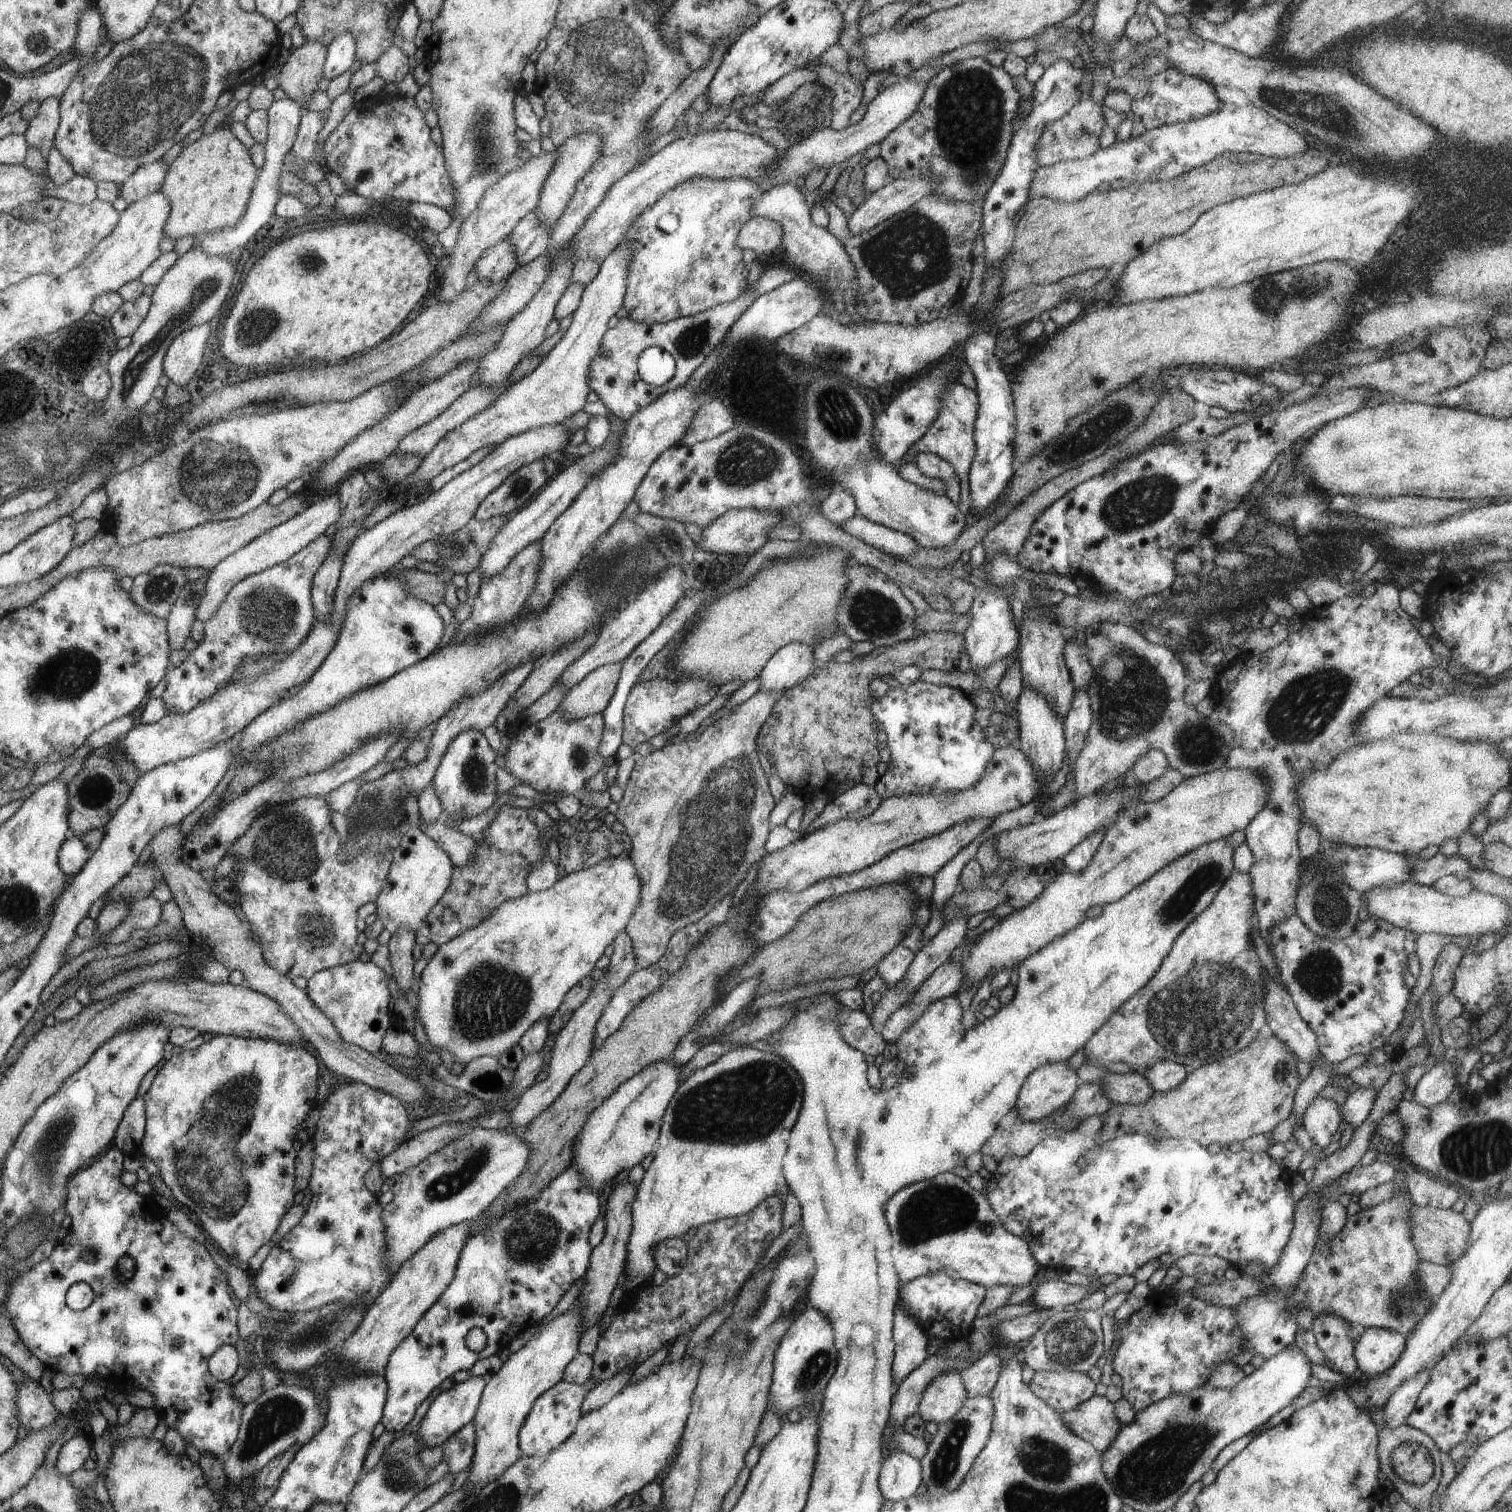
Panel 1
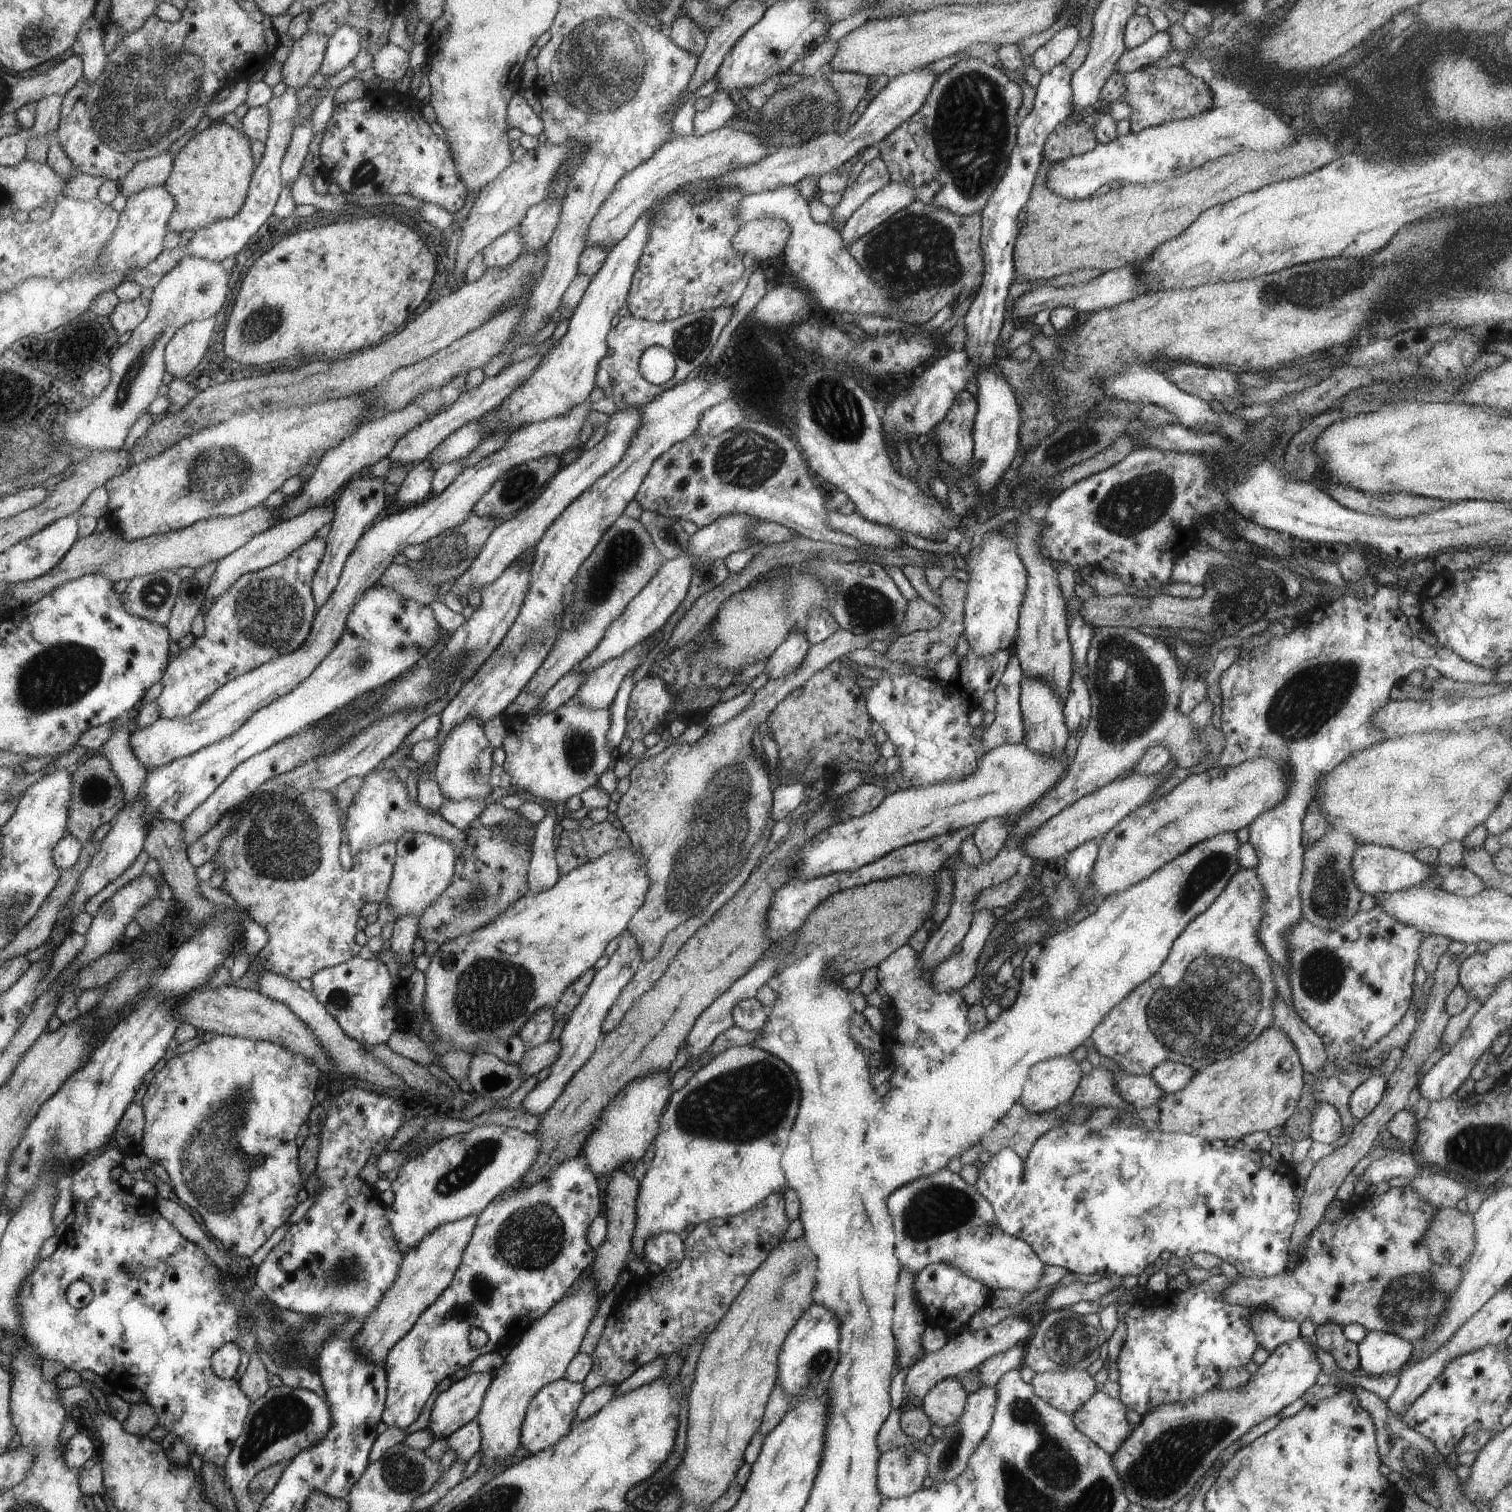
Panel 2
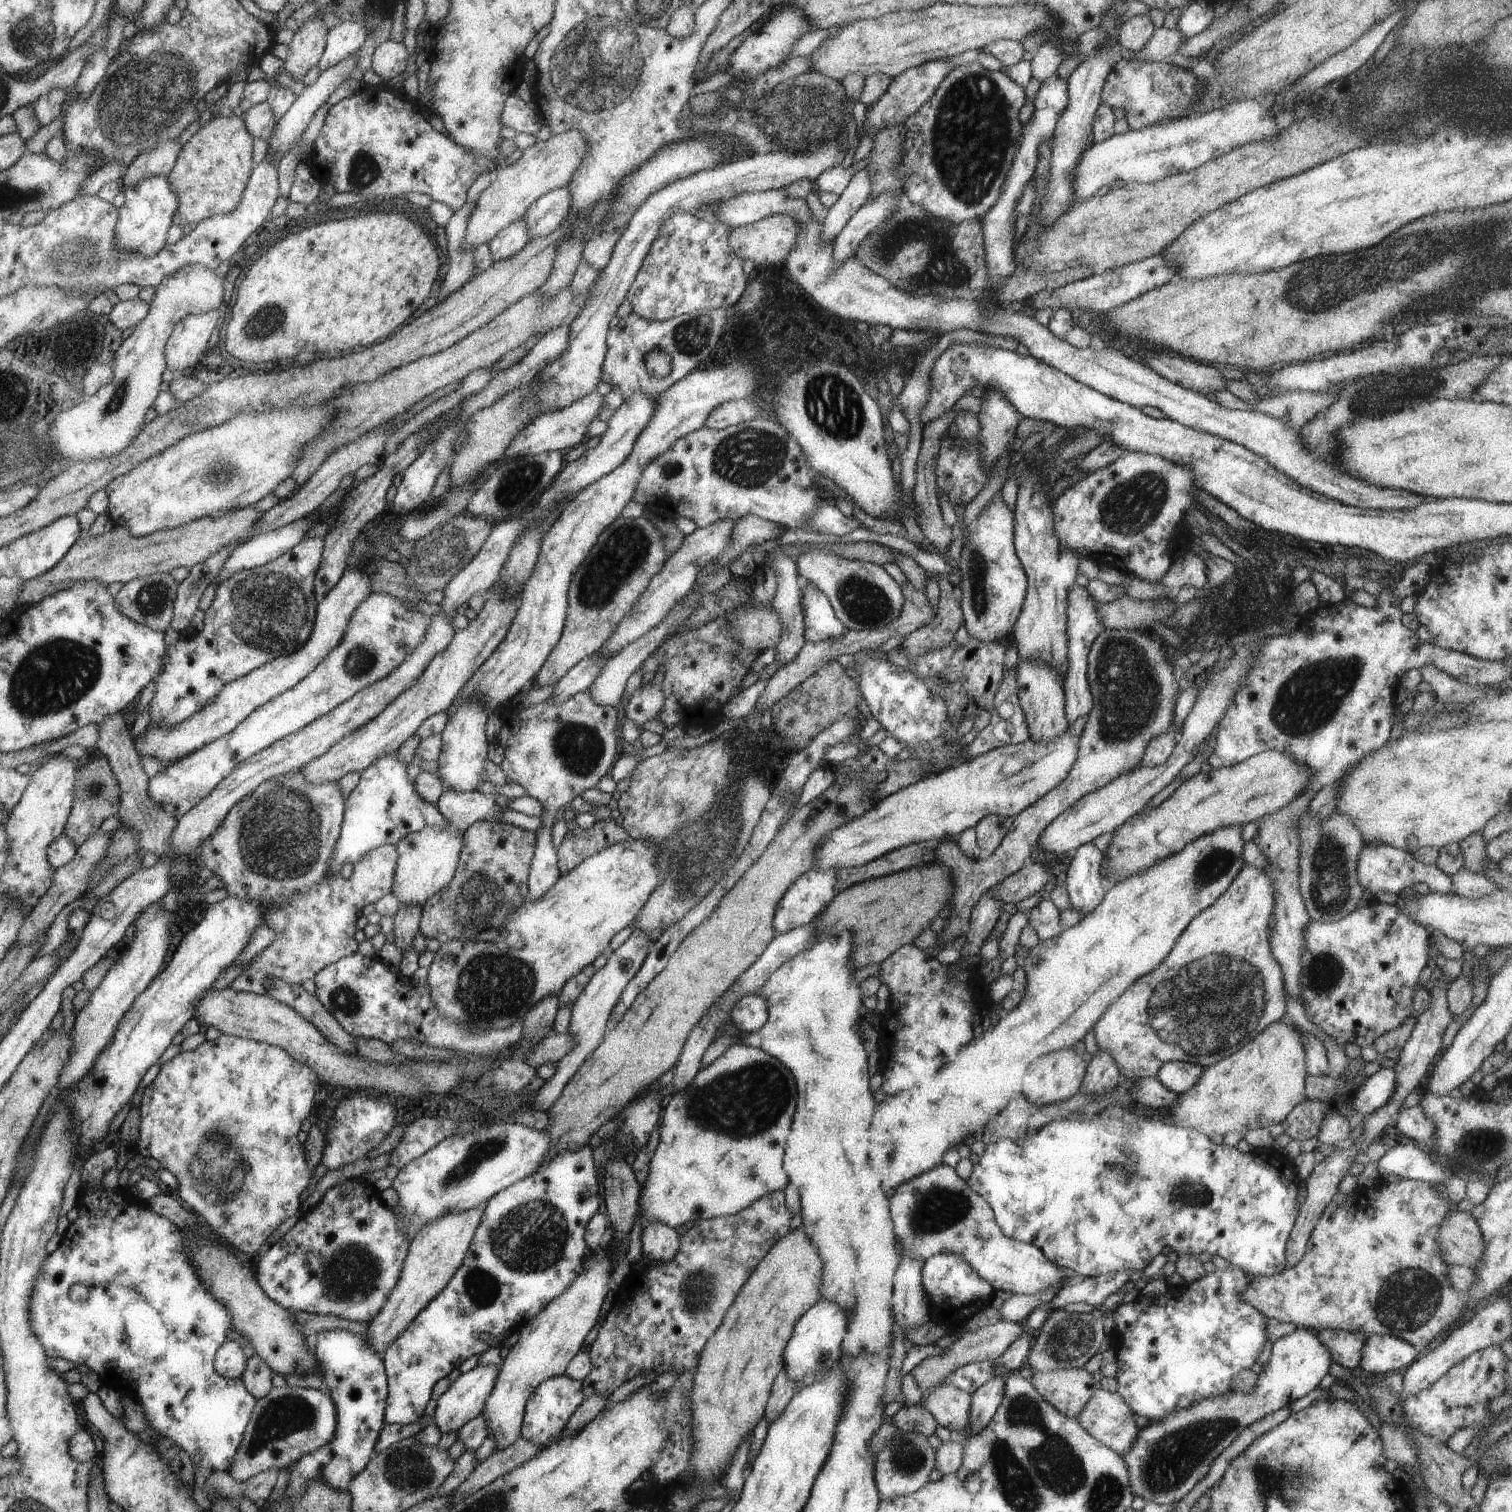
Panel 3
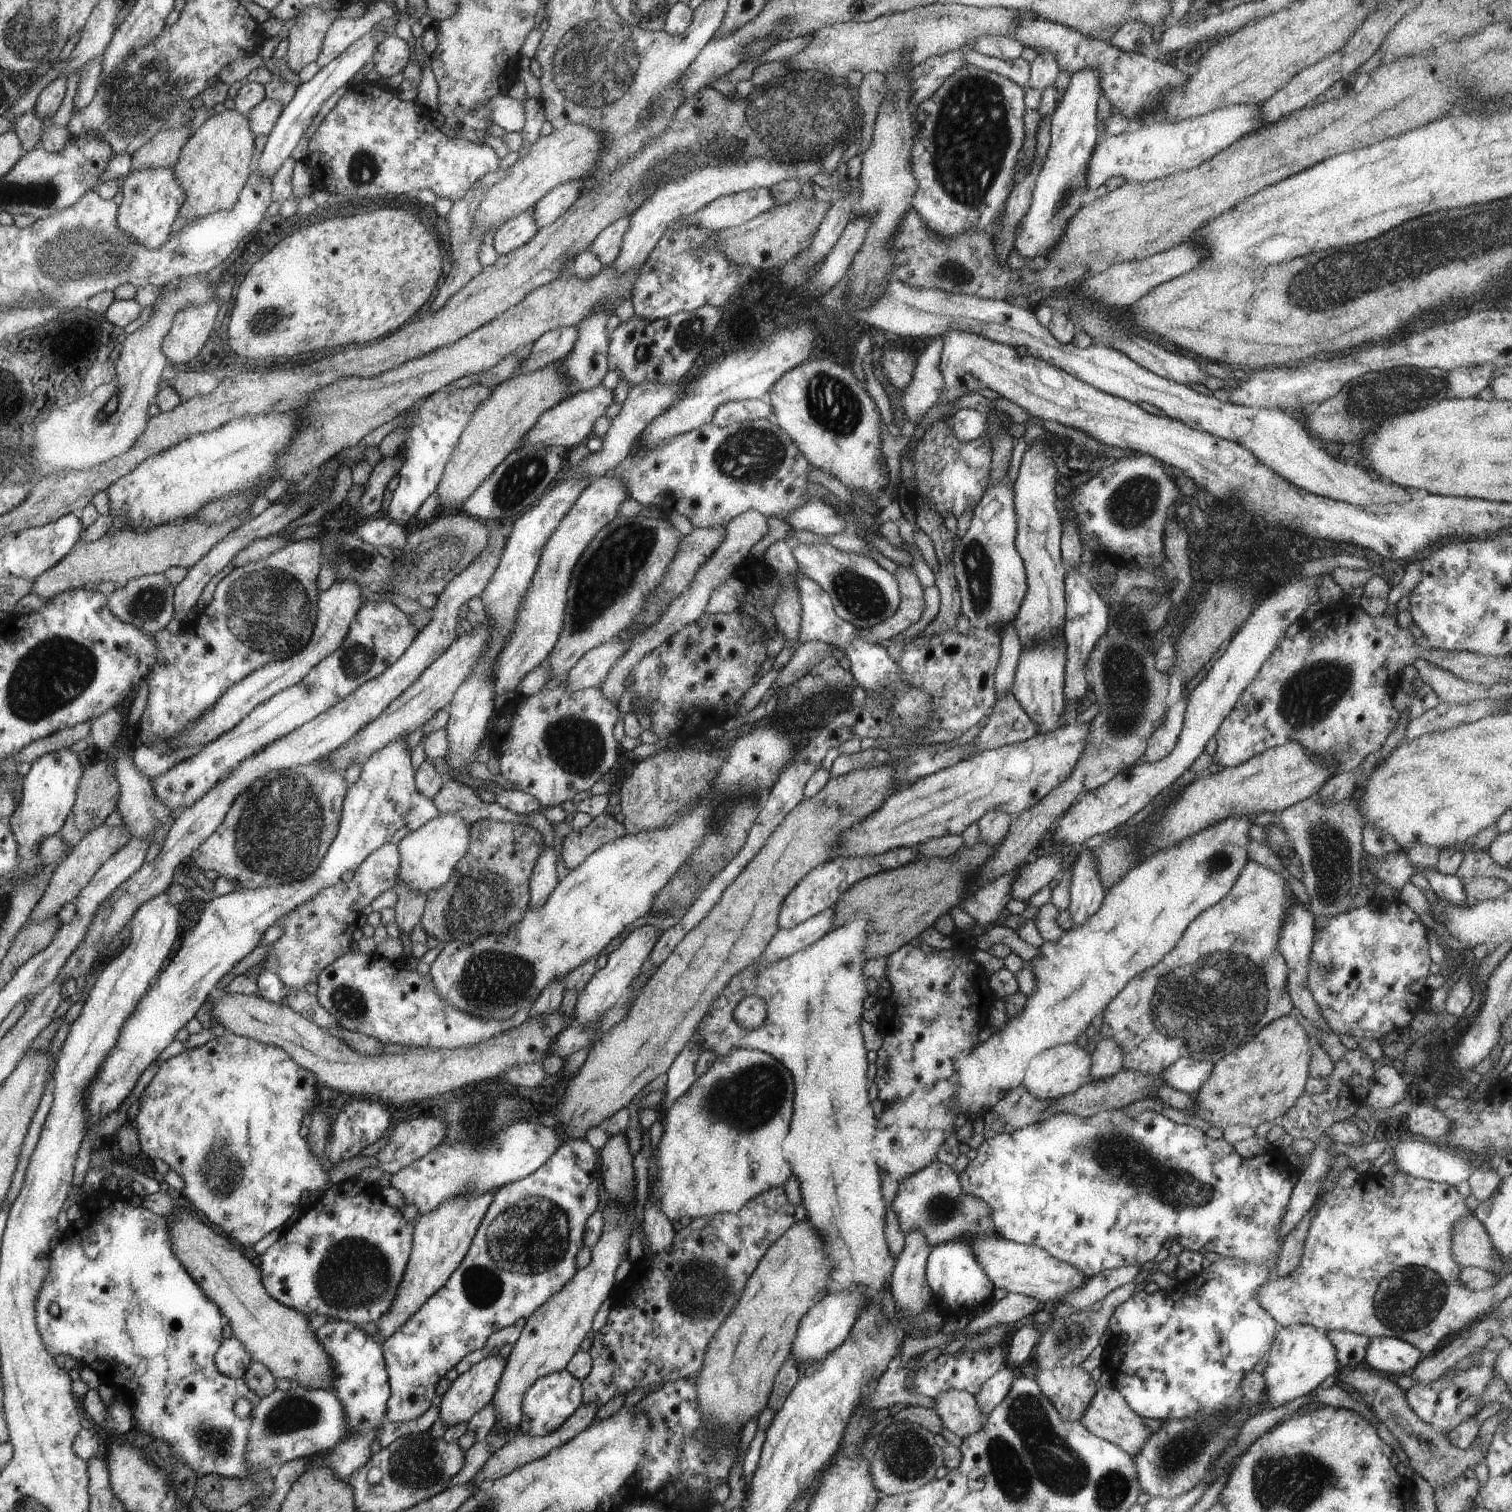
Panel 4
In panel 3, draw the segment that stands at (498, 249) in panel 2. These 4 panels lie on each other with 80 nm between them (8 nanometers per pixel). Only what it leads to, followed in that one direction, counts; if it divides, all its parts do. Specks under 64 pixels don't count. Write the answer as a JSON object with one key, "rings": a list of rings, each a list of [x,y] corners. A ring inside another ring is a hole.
{"rings":[[[520,218],[511,226],[506,226],[501,233],[497,235],[488,244],[490,252],[492,253],[493,263],[504,261],[505,259],[515,256],[532,238],[526,226],[526,220]]]}

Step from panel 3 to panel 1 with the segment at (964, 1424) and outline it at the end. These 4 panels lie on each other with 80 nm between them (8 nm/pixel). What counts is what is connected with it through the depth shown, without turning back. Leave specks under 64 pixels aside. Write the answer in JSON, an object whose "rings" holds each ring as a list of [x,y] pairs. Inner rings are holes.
{"rings":[[[948,1370],[938,1374],[928,1387],[918,1406],[918,1414],[925,1422],[934,1422],[937,1425],[950,1421],[964,1406],[968,1397],[959,1372]]]}

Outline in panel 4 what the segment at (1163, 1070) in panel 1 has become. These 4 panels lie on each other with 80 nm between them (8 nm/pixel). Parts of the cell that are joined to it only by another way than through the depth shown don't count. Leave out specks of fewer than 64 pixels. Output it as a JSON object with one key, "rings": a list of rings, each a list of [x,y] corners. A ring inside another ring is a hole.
{"rings":[[[1180,1057],[1165,1068],[1160,1076],[1166,1085],[1194,1096],[1210,1076],[1213,1066],[1214,1063],[1208,1061]]]}

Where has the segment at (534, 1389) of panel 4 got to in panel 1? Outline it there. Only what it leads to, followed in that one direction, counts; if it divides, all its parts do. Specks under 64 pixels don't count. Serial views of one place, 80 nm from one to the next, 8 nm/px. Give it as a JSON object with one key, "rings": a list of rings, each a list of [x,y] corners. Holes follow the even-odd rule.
{"rings":[[[565,1381],[546,1390],[546,1393],[534,1402],[528,1420],[521,1427],[520,1448],[523,1457],[546,1455],[550,1450],[558,1449],[569,1437],[573,1437],[574,1430],[577,1430],[580,1419],[584,1416],[581,1407],[587,1396],[584,1386]]]}

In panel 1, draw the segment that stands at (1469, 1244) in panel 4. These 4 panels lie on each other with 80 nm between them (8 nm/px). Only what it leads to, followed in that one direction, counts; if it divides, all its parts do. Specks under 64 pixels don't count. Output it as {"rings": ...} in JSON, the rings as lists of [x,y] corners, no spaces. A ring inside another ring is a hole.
{"rings":[[[1412,1206],[1410,1208],[1410,1230],[1412,1242],[1418,1250],[1420,1260],[1436,1265],[1454,1264],[1466,1250],[1470,1242],[1470,1222],[1460,1212],[1451,1209]]]}

